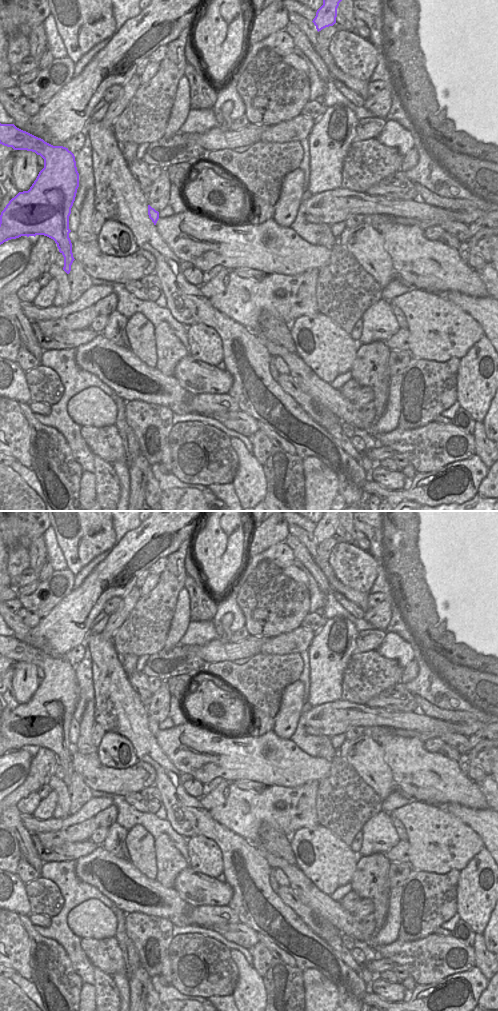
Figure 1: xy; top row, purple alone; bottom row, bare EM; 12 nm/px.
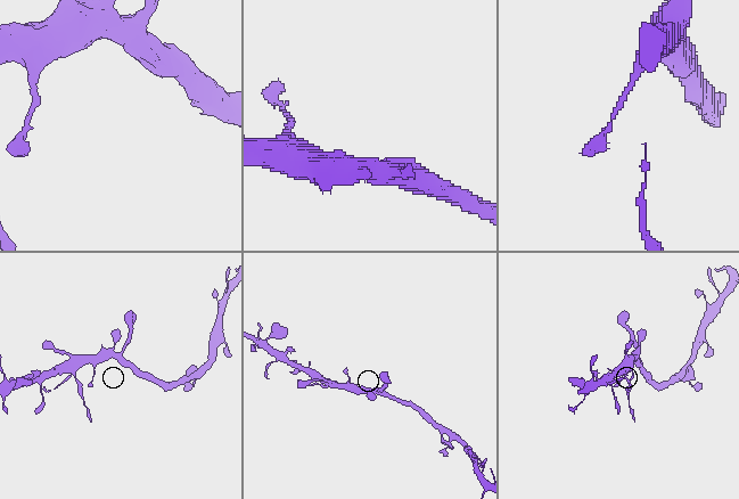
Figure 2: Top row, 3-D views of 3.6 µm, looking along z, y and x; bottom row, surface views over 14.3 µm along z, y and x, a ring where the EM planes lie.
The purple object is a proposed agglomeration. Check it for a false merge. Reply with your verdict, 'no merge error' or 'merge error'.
no merge error

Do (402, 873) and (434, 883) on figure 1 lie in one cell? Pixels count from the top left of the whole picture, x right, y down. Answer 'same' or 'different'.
different

